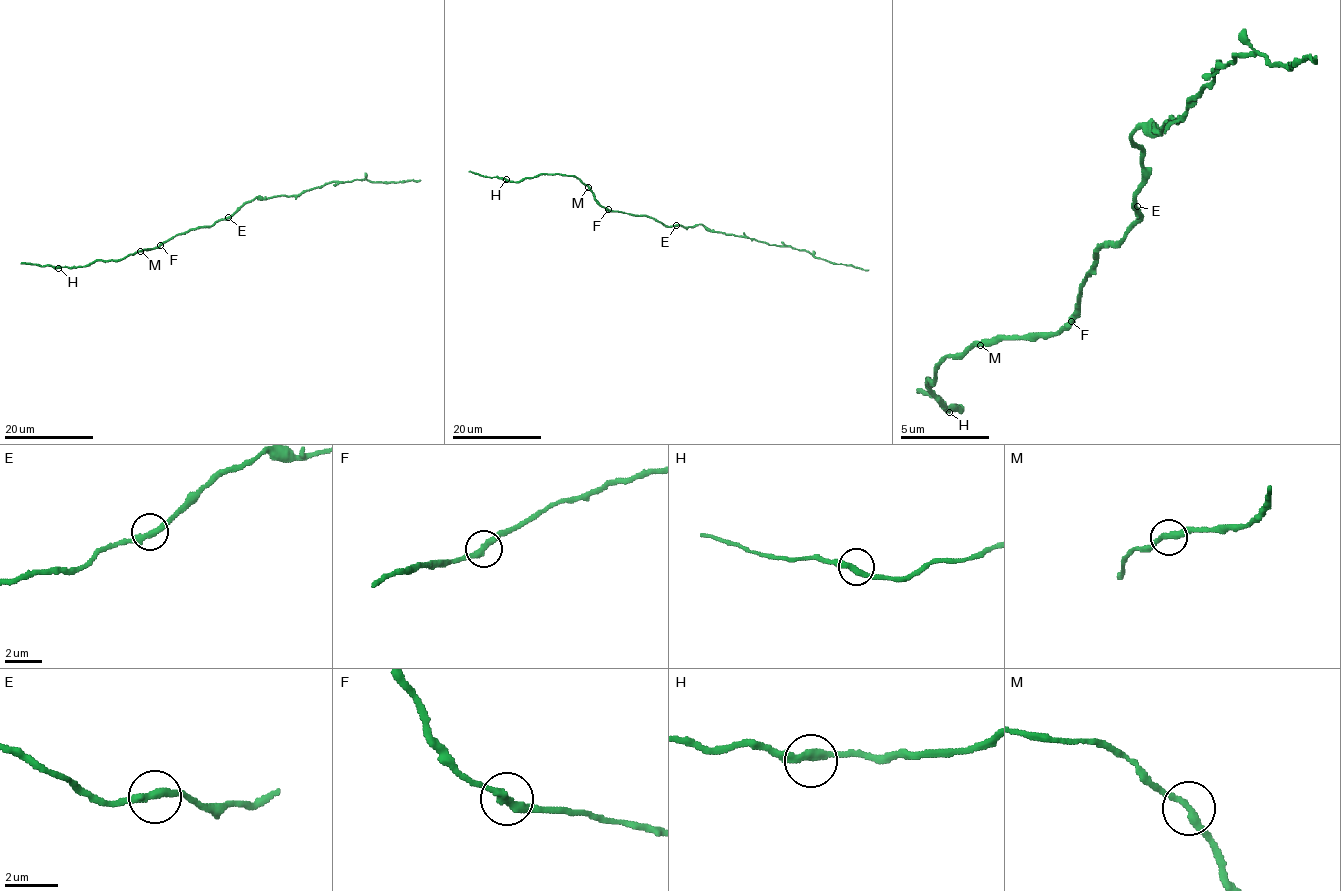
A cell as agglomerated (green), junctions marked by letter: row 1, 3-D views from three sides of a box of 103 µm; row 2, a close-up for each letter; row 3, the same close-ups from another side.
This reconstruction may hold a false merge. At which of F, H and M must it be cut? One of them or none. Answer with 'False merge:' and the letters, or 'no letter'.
False merge: no letter

